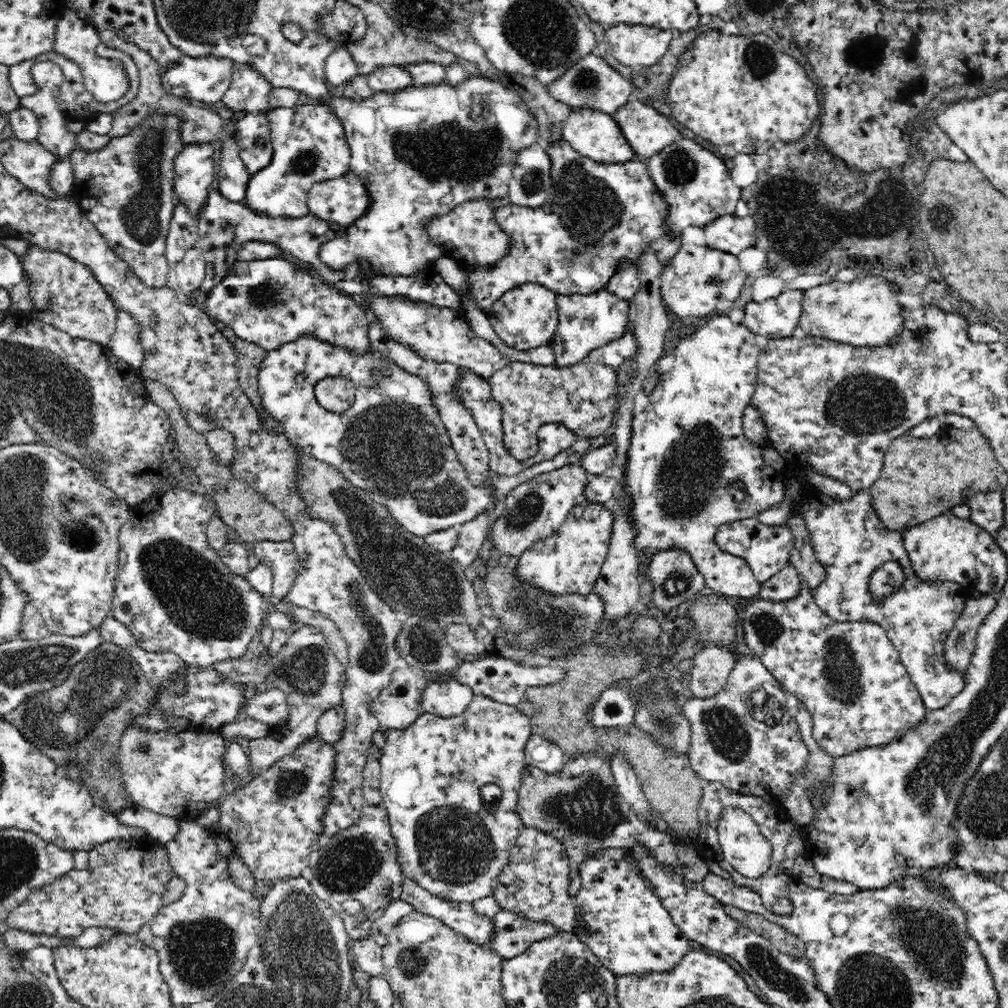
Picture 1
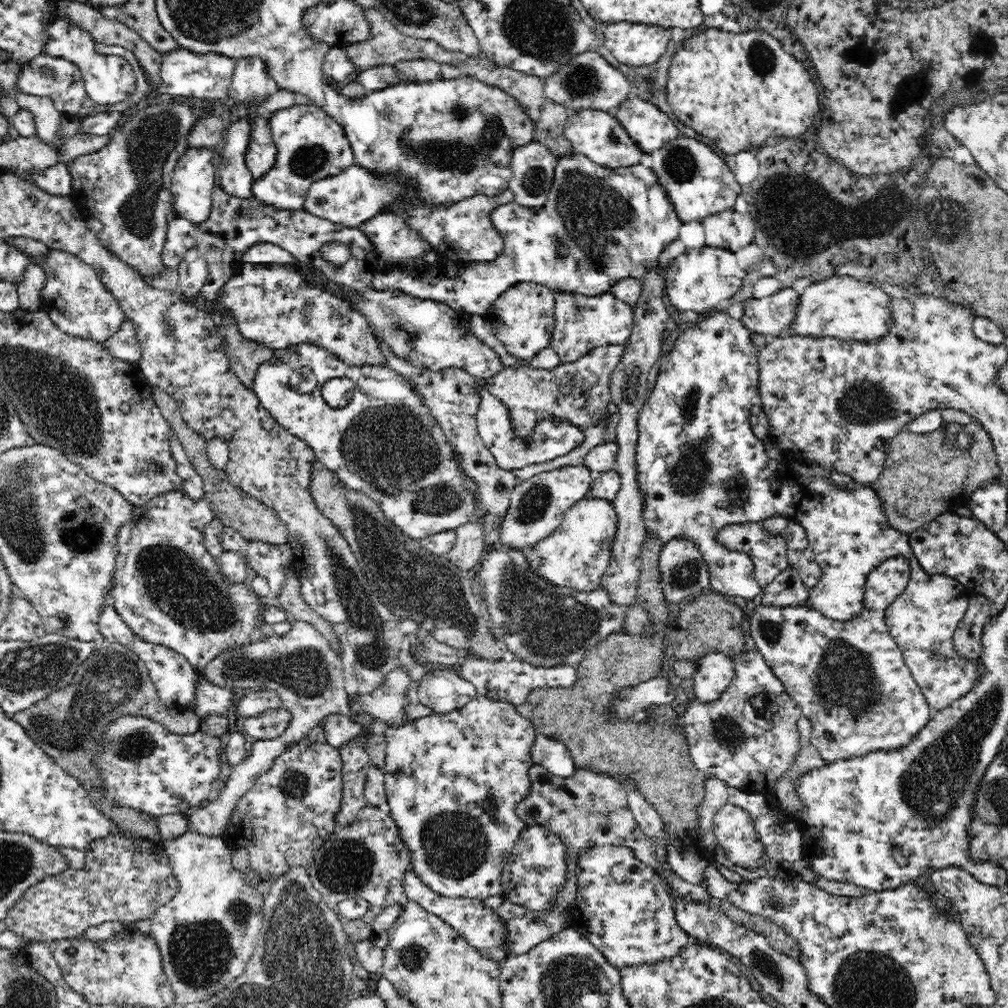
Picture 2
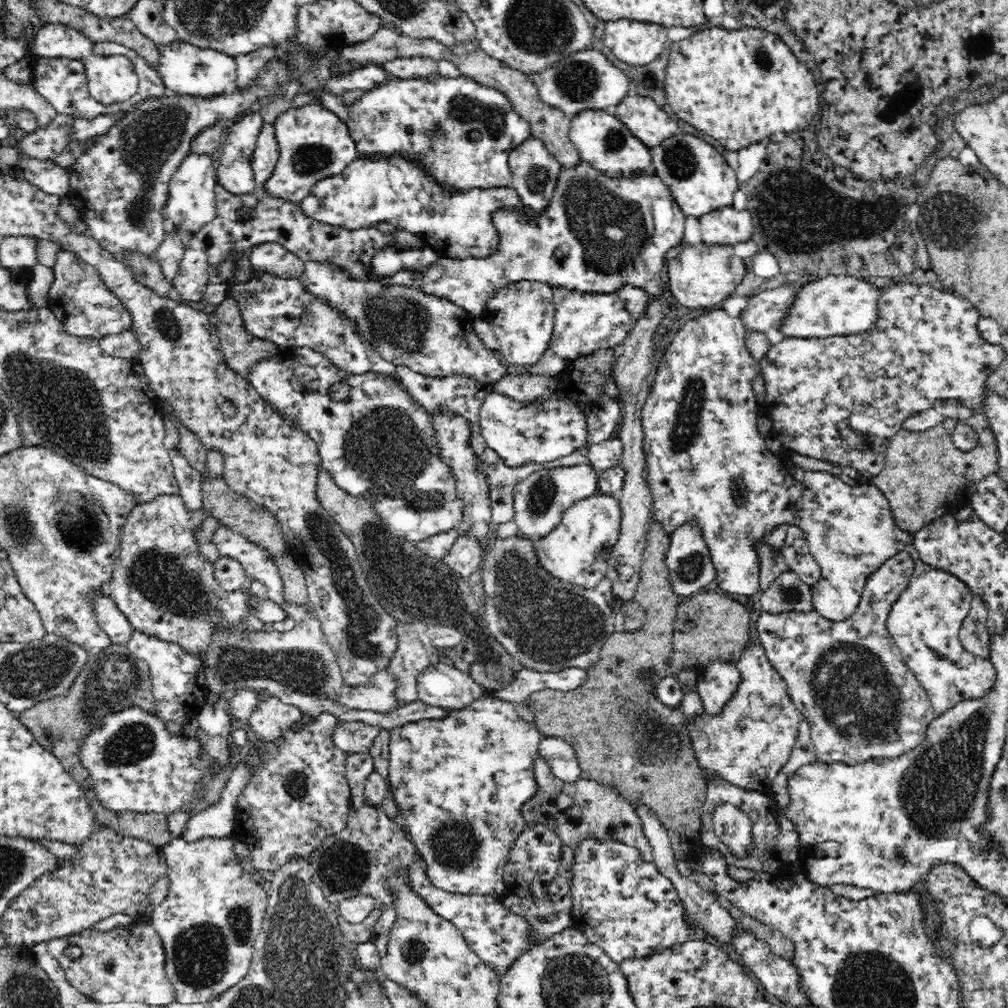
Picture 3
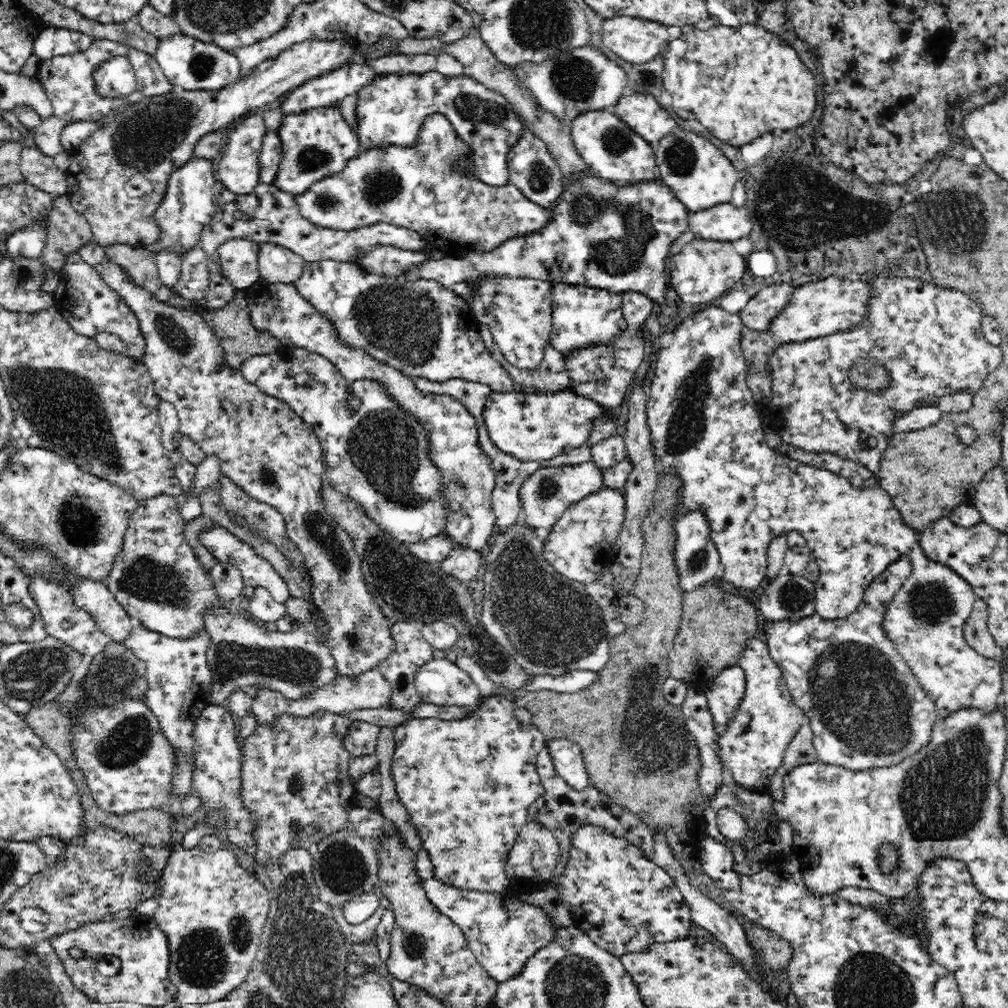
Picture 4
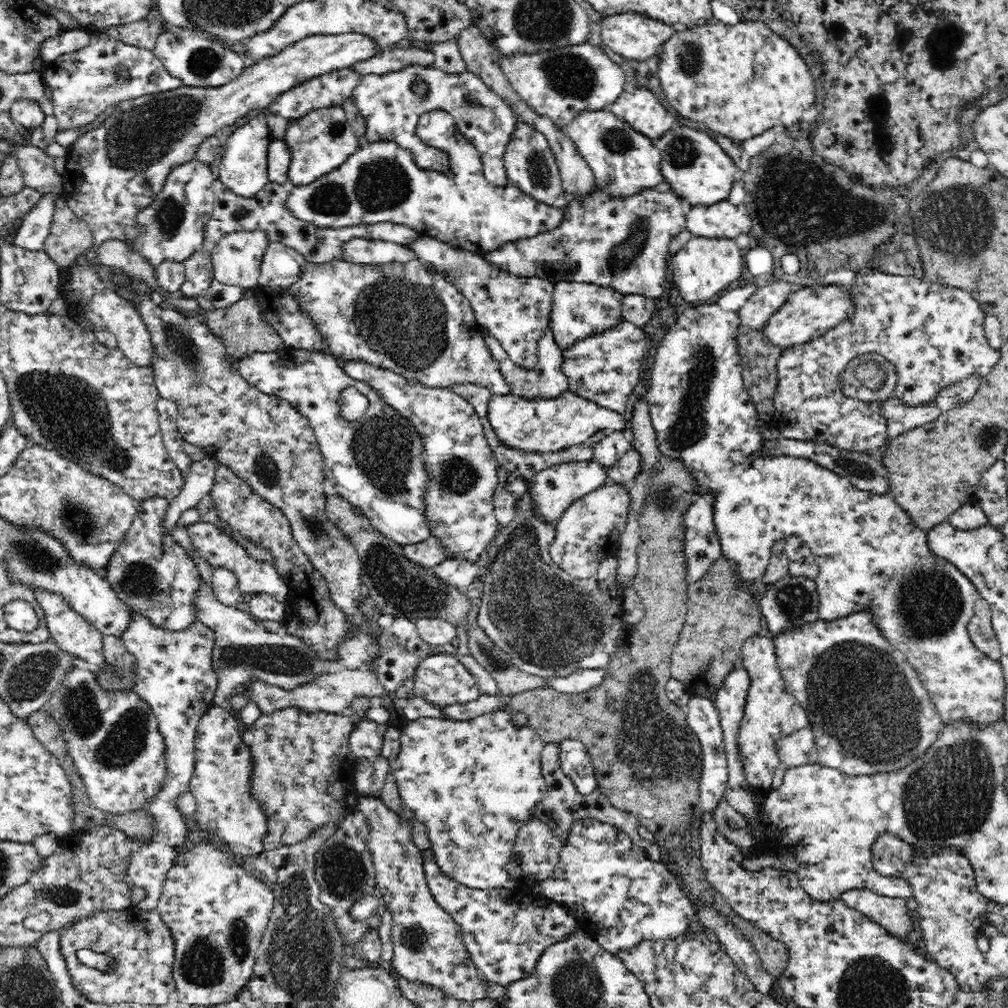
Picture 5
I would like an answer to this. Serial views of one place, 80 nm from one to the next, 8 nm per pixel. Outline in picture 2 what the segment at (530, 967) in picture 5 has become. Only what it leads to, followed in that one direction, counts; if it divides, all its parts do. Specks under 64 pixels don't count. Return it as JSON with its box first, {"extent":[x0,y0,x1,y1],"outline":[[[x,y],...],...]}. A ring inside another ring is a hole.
{"extent":[403,869,507,963],"outline":[[[412,869],[405,873],[403,886],[404,900],[414,901],[421,905],[426,912],[440,917],[450,924],[462,938],[464,938],[479,954],[487,959],[495,960],[496,963],[504,963],[506,956],[507,931],[497,911],[488,909],[484,900],[474,897],[447,897],[434,892]]]}

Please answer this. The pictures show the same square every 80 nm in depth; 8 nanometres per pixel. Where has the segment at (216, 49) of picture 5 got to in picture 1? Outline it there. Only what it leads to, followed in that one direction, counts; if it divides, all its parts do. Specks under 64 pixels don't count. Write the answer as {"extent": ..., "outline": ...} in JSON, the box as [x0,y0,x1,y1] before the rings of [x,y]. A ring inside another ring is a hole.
{"extent":[161,55,236,102],"outline":[[[182,55],[176,64],[161,74],[162,88],[168,94],[200,102],[218,102],[228,90],[236,67],[234,61],[226,57],[191,57]]]}

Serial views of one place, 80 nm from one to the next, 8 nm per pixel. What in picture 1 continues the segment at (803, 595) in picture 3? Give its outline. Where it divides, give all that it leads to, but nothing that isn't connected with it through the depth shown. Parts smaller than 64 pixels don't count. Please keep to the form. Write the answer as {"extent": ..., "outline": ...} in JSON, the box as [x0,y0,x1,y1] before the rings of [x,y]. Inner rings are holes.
{"extent":[758,562,801,602],"outline":[[[789,562],[780,572],[774,574],[772,578],[760,583],[758,598],[777,600],[777,602],[794,599],[801,590],[800,578],[801,576],[796,568]]]}

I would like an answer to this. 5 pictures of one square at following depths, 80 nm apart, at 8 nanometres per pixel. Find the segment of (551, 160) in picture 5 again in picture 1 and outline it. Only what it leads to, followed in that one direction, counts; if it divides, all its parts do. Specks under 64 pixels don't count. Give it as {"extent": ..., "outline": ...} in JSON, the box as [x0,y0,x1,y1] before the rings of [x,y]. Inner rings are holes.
{"extent":[507,143,550,208],"outline":[[[535,143],[517,152],[507,194],[510,203],[538,208],[549,199],[550,190],[550,156],[545,147]]]}

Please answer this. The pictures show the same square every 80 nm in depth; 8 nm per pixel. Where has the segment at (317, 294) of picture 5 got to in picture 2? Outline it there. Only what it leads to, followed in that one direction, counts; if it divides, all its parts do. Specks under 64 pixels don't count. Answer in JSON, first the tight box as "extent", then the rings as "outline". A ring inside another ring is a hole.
{"extent":[356,288,505,380],"outline":[[[368,288],[363,289],[360,294],[356,311],[366,317],[367,325],[376,340],[385,343],[395,356],[408,359],[415,367],[424,367],[436,372],[448,370],[450,367],[462,368],[471,376],[484,380],[497,375],[505,367],[500,356],[472,333],[469,322],[471,316],[463,309],[456,310],[435,300],[422,300],[398,289]]]}

